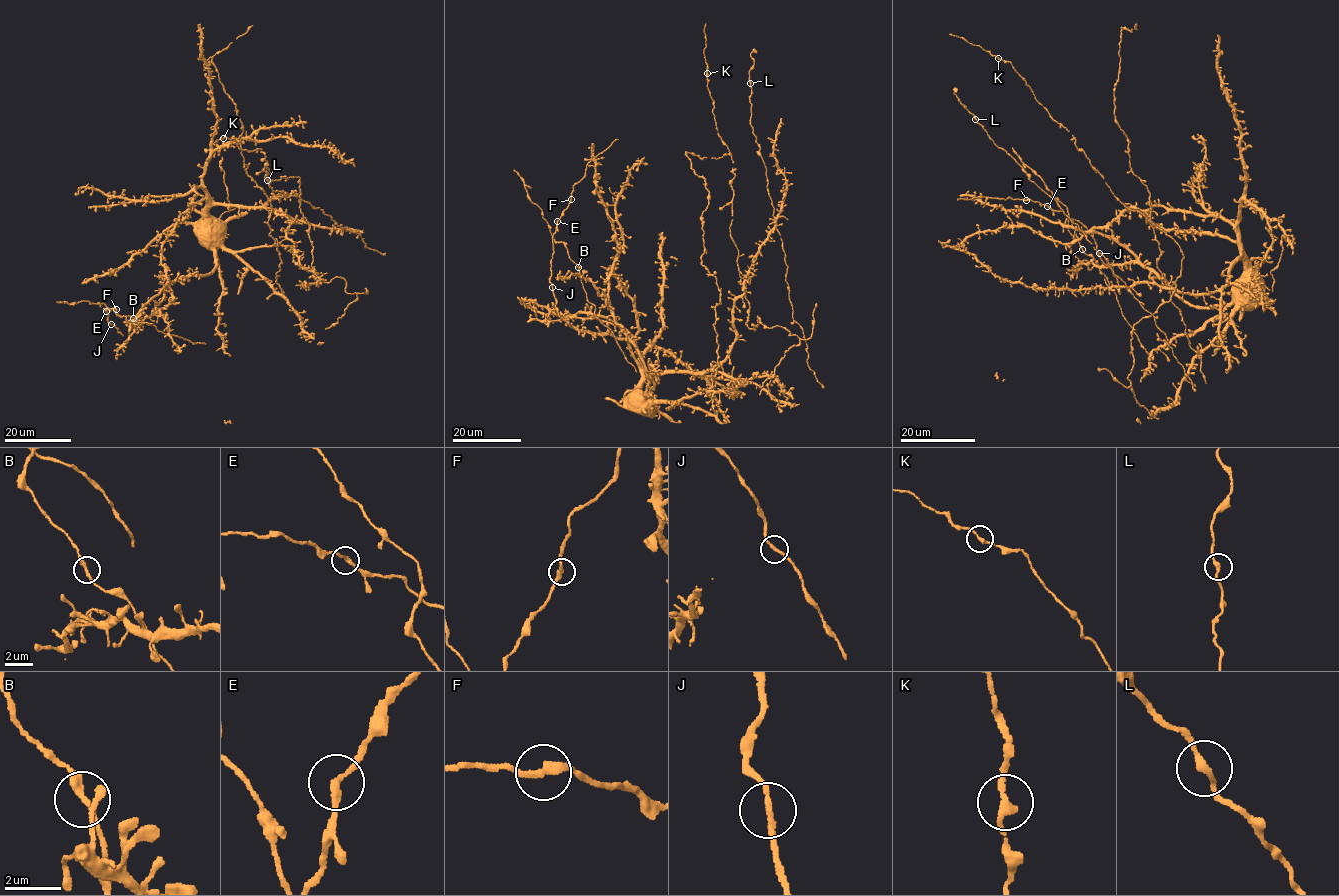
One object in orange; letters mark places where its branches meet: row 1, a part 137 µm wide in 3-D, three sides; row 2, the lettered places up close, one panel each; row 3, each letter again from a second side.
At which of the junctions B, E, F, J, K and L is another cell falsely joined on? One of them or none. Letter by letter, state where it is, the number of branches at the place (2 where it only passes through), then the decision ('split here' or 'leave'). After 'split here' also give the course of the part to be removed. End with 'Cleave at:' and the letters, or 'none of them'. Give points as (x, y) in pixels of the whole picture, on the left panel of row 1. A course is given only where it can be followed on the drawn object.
B: at (133, 318); 2 branches meet; leave
E: at (106, 311); 2 branches meet; leave
F: at (116, 309); 2 branches meet; leave
J: at (111, 324); 2 branches meet; leave
K: at (223, 138); 2 branches meet; leave
L: at (267, 180); 2 branches meet; leave
Cleave at: none of them

